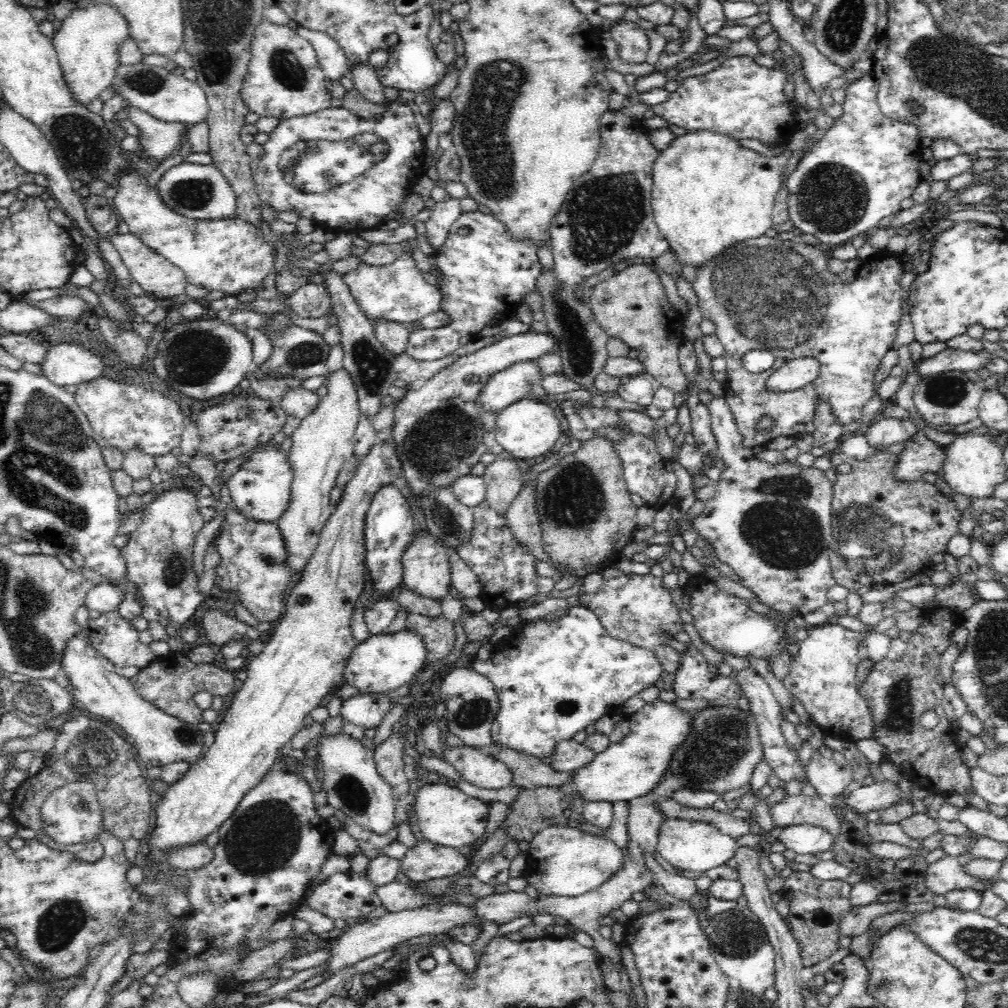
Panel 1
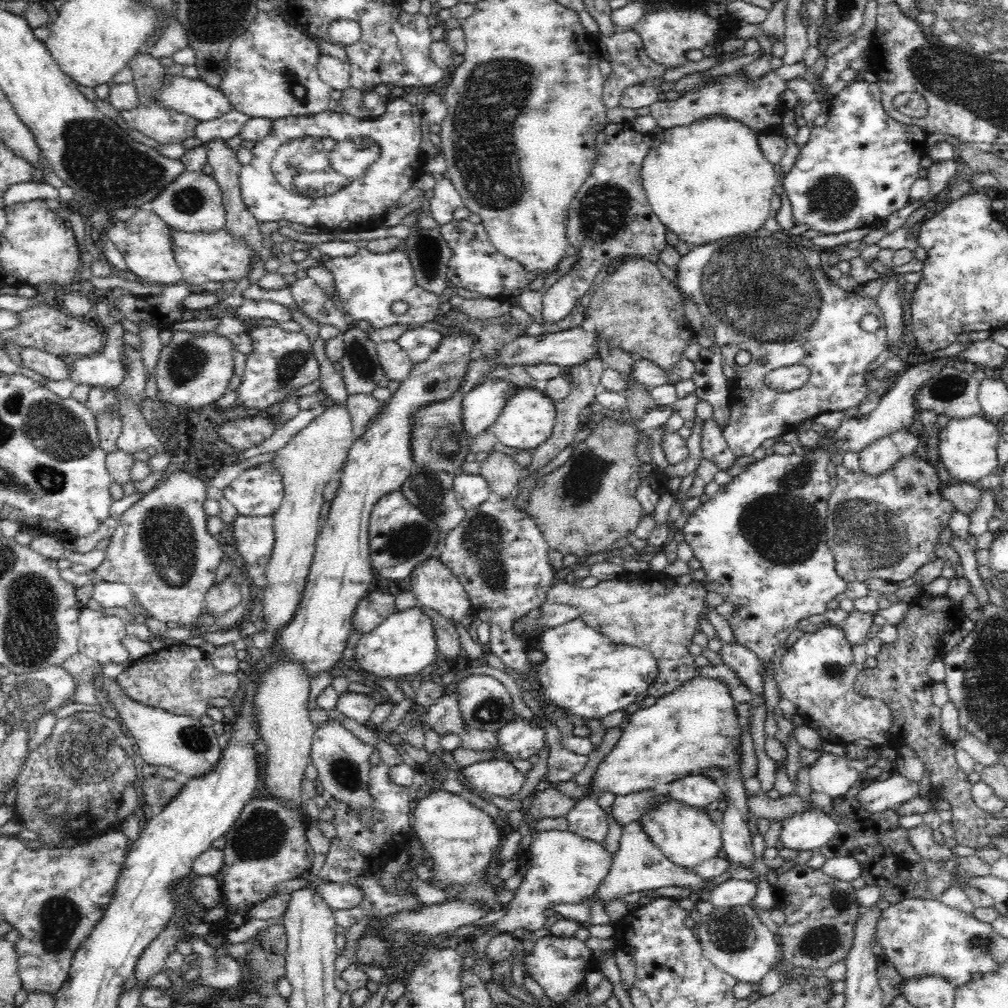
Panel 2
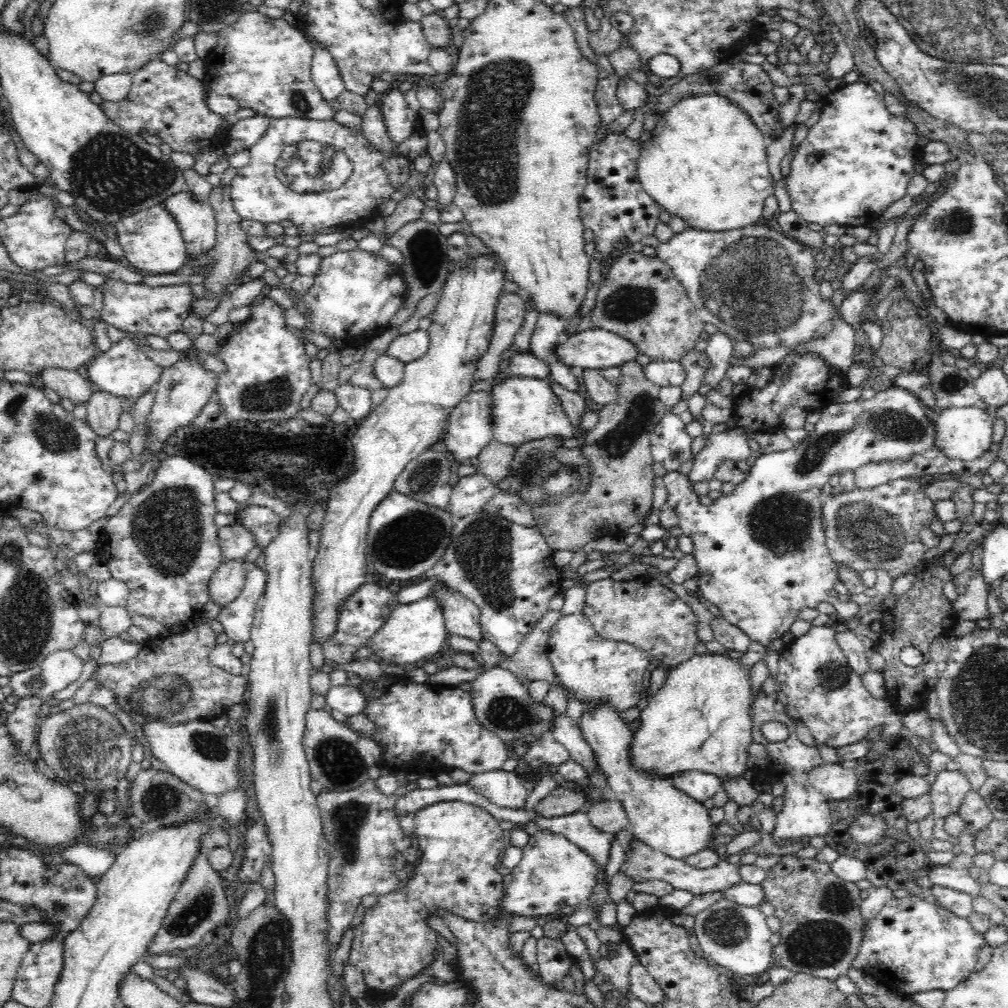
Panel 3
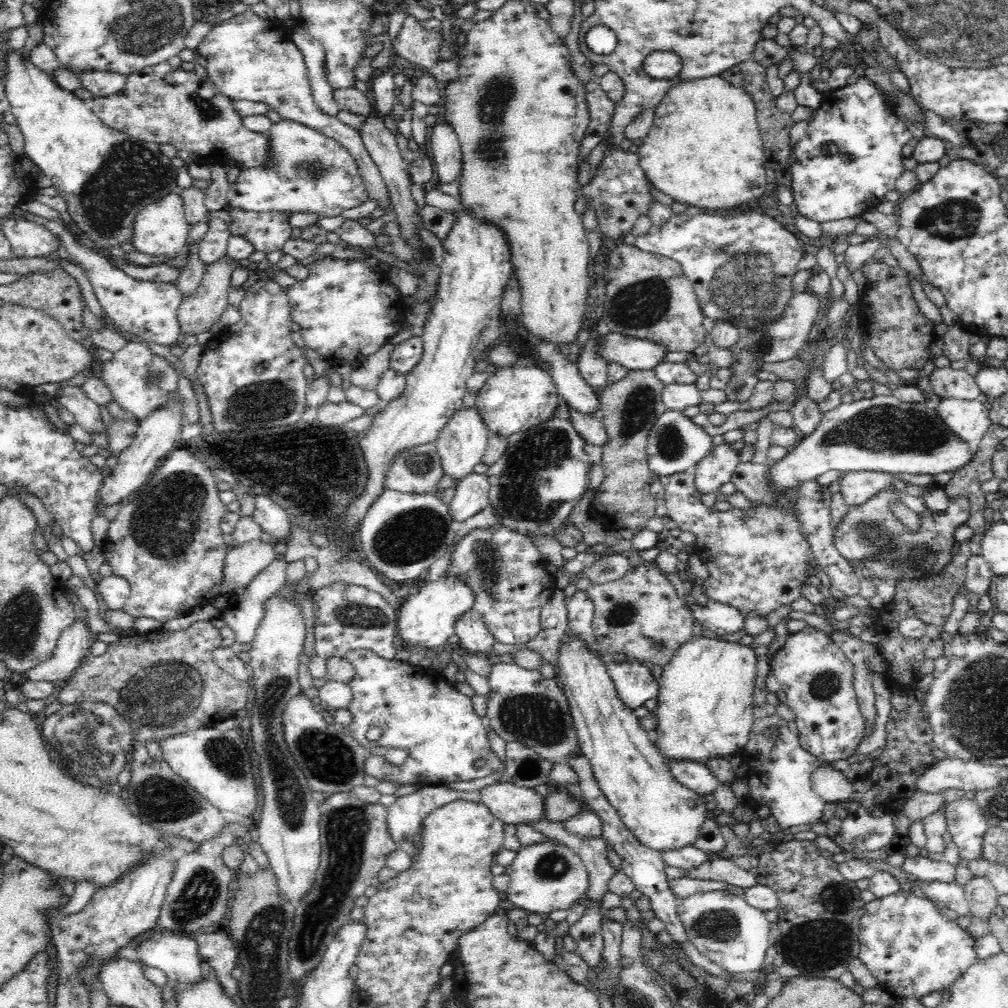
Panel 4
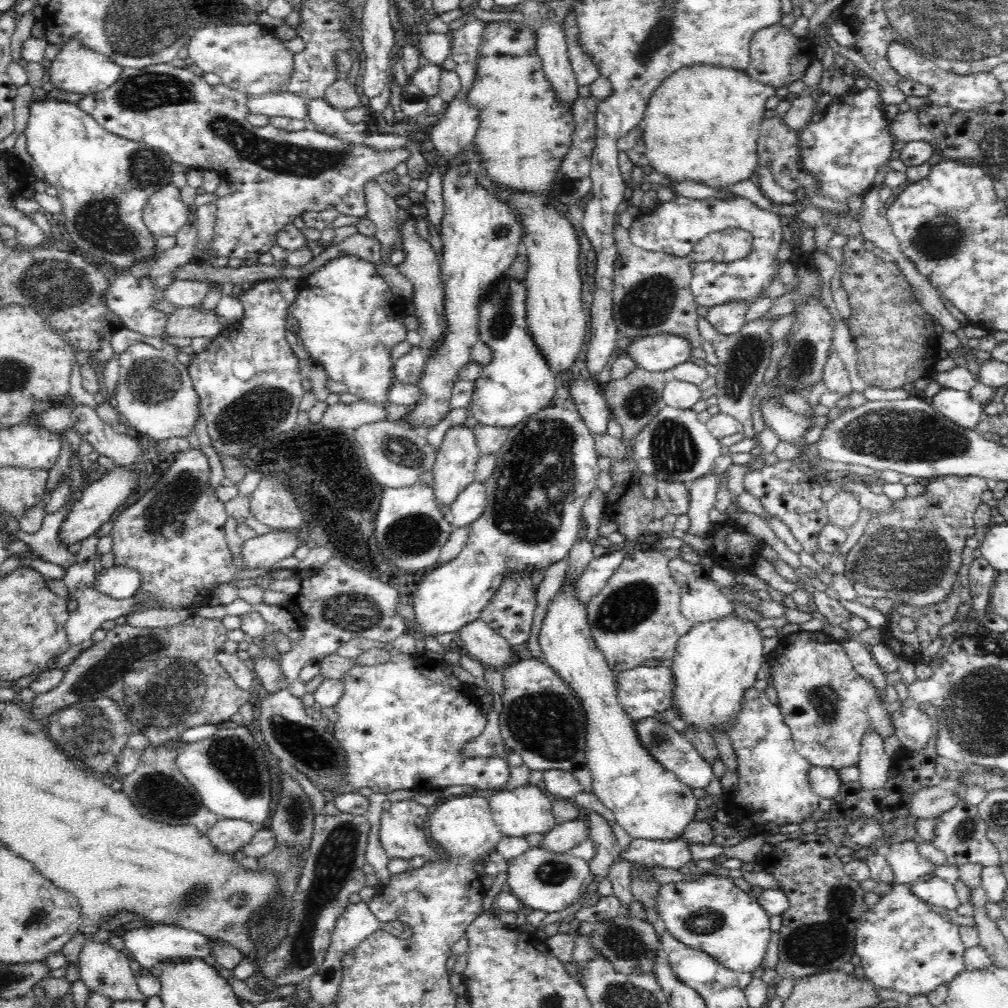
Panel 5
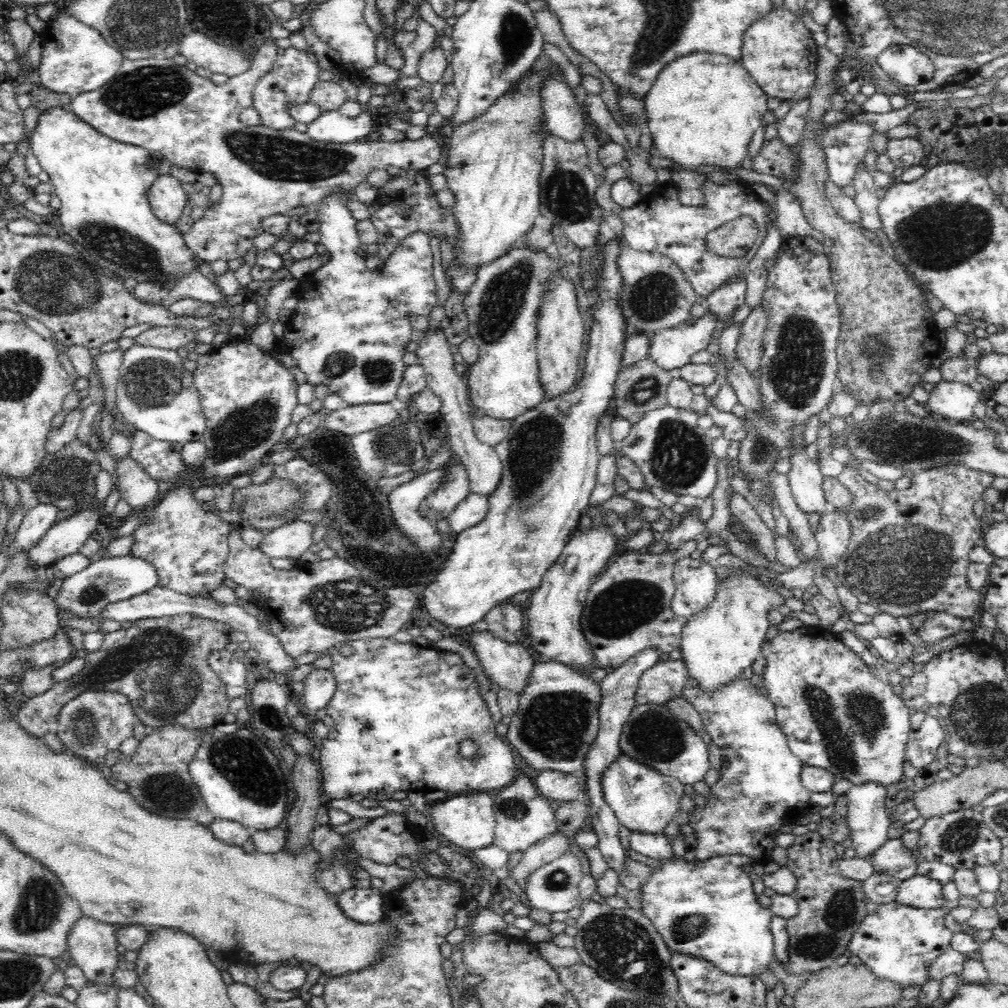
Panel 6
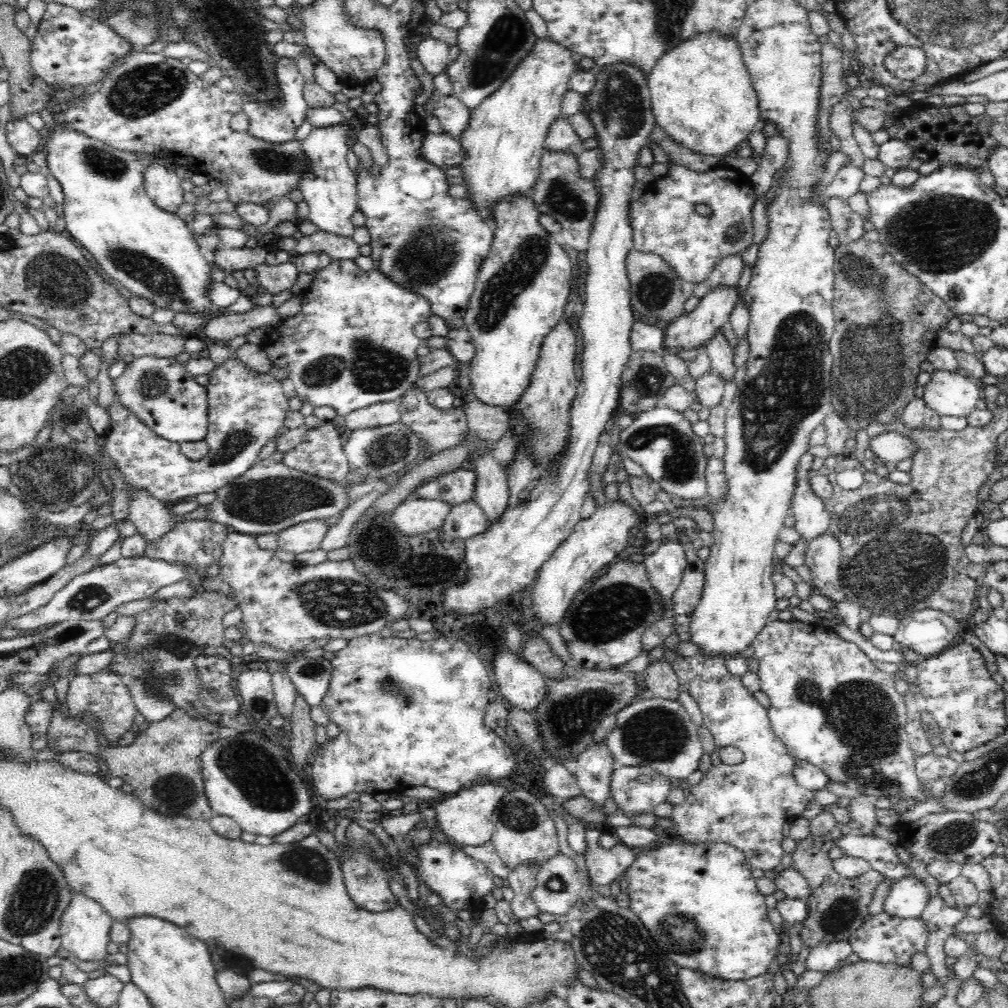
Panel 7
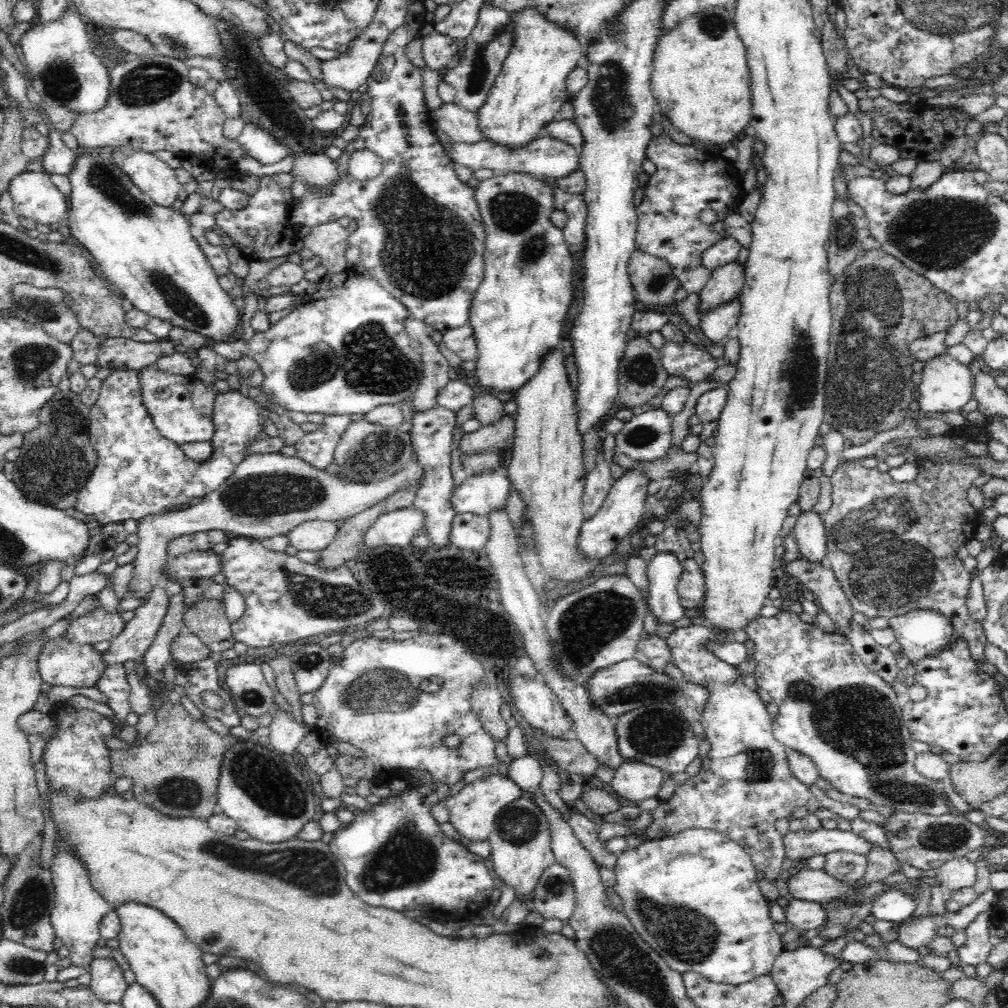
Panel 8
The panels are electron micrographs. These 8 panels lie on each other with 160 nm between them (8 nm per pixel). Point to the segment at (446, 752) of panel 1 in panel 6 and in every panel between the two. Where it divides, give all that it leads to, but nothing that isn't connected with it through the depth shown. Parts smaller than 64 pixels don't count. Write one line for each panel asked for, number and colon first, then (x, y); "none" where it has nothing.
2: (499, 777)
3: (506, 789)
4: (511, 804)
5: (526, 810)
6: (523, 816)

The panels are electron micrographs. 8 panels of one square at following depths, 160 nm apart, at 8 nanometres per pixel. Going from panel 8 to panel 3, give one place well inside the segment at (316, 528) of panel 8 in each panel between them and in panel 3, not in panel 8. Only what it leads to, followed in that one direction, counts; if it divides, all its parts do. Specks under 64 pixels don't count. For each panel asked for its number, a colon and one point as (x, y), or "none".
3: (226, 583)
4: (242, 563)
5: (263, 551)
6: (291, 539)
7: (306, 536)

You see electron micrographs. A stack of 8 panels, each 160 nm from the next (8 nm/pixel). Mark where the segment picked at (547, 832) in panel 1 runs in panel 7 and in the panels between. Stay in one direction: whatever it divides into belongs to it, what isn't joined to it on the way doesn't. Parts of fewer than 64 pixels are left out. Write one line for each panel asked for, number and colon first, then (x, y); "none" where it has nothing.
2: (560, 866)
3: (554, 873)
4: (546, 877)
5: (544, 882)
6: (553, 888)
7: (559, 884)

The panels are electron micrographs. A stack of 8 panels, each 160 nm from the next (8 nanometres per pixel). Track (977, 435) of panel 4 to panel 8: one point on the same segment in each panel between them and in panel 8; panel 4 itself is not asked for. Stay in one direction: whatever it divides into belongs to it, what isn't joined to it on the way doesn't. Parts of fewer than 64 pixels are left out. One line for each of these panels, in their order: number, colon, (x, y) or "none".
5: (959, 407)
6: (954, 401)
7: (949, 394)
8: (947, 386)

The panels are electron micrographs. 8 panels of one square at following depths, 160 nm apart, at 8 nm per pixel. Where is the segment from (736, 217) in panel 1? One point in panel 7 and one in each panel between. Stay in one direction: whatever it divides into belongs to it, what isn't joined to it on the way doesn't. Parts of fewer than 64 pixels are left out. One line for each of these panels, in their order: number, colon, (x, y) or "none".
2: (708, 180)
3: (706, 162)
4: (705, 149)
5: (702, 123)
6: (703, 108)
7: (702, 96)

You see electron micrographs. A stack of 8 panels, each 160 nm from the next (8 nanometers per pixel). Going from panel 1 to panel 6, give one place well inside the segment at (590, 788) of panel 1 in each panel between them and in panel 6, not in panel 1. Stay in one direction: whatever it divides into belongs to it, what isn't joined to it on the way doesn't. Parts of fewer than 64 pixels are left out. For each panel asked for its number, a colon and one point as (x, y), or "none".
2: (693, 727)
3: (699, 719)
4: (704, 710)
5: (716, 661)
6: (724, 638)

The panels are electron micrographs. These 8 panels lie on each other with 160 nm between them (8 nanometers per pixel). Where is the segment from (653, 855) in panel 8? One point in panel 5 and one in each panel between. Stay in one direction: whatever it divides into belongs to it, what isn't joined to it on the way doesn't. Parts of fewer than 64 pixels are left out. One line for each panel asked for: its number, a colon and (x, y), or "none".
5: (711, 914)
6: (707, 908)
7: (700, 902)

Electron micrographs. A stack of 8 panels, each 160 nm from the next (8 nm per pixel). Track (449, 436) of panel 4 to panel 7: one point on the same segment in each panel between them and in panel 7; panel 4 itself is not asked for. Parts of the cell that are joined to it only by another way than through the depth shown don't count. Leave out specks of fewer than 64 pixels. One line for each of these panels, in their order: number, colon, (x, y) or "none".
5: (454, 469)
6: (440, 504)
7: (420, 516)

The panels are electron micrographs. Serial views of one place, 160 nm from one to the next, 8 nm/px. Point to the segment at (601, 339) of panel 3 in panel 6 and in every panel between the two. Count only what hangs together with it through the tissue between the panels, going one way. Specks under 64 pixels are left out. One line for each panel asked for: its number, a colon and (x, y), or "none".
4: (635, 354)
5: (661, 353)
6: (671, 348)

